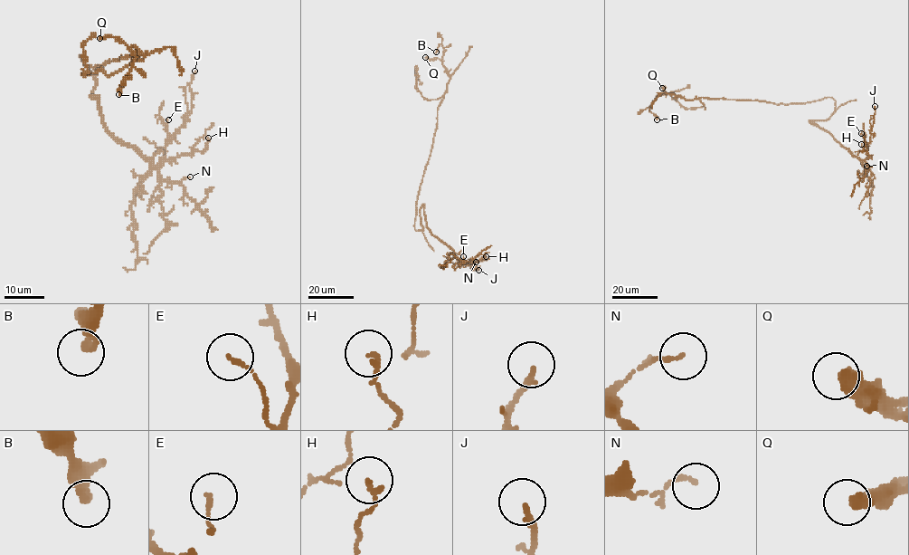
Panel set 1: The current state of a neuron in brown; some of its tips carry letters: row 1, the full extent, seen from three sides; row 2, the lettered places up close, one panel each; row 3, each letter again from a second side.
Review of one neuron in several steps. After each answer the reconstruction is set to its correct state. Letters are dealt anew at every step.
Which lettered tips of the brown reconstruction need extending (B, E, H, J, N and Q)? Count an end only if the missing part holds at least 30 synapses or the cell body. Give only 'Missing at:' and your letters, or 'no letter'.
Missing at: no letter

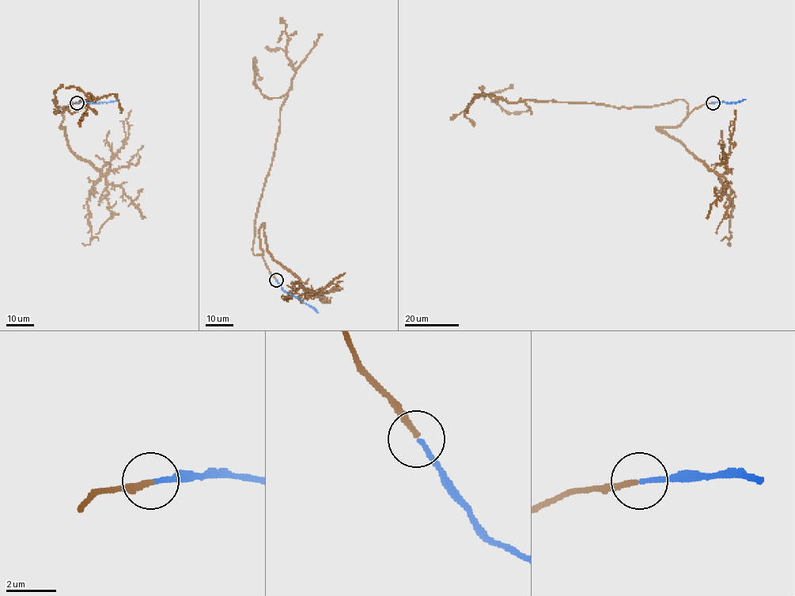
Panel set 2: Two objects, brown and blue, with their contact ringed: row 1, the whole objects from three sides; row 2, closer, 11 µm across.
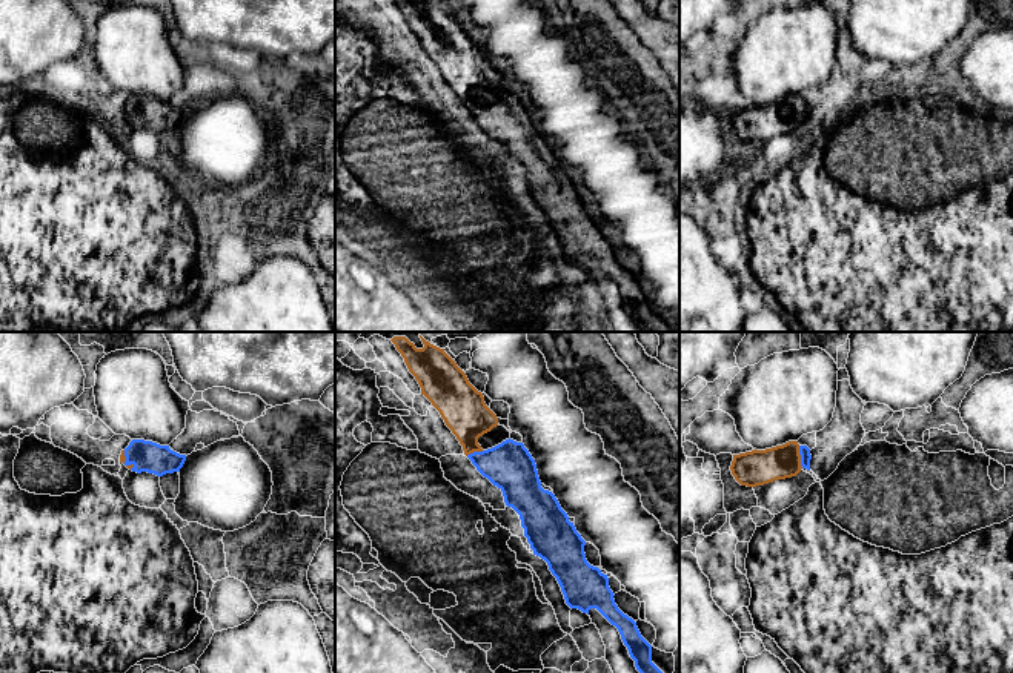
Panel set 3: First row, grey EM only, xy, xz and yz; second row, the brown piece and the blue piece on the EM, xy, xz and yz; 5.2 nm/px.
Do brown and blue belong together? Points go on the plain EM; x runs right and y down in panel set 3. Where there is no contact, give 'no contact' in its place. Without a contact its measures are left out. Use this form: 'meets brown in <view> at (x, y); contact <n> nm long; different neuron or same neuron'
meets brown in yz at (800, 112); contact 120 nm long; same neuron

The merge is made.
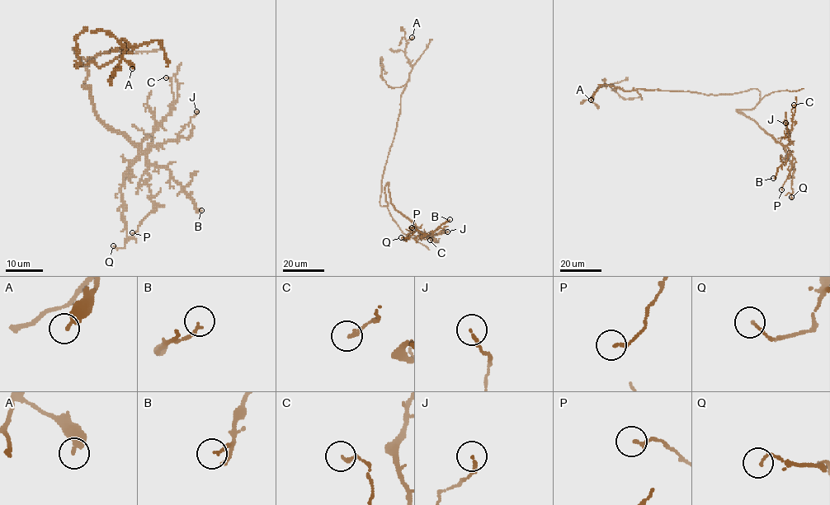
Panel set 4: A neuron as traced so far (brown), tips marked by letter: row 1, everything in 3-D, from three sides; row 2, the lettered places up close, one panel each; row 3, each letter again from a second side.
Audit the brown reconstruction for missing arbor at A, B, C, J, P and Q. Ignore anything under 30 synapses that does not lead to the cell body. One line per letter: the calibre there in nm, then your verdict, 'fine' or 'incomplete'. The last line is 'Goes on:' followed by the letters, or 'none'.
A: 320 nm thick; fine
B: 120 nm thick; fine
C: 130 nm thick; fine
J: 140 nm thick; fine
P: 150 nm thick; fine
Q: 110 nm thick; fine
Goes on: none

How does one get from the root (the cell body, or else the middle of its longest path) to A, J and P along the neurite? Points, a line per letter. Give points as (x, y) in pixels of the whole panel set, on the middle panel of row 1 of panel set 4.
A: (381, 188), (384, 166), (396, 129), (401, 95), (412, 69), (405, 55), (407, 40), (412, 37)
J: (381, 188), (379, 204), (387, 204), (384, 187), (389, 183), (391, 203), (415, 225), (422, 236), (447, 231)
P: (381, 188), (379, 204), (387, 204), (389, 183), (391, 203), (415, 225), (421, 239), (424, 236), (412, 227)

